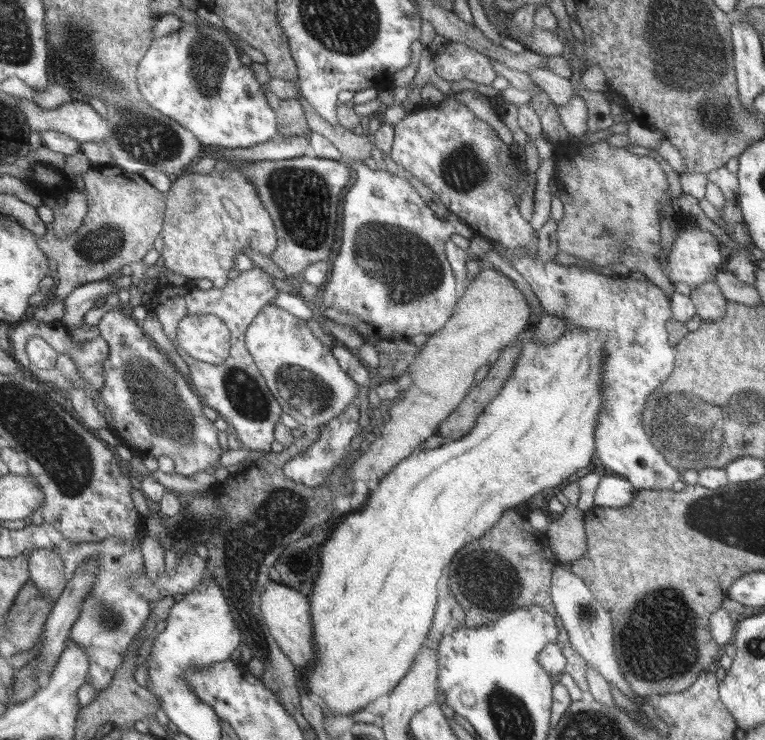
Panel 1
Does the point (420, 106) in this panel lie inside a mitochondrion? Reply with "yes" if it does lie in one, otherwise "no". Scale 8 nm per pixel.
no

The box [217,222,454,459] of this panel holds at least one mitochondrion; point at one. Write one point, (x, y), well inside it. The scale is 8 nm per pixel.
(415, 269)

